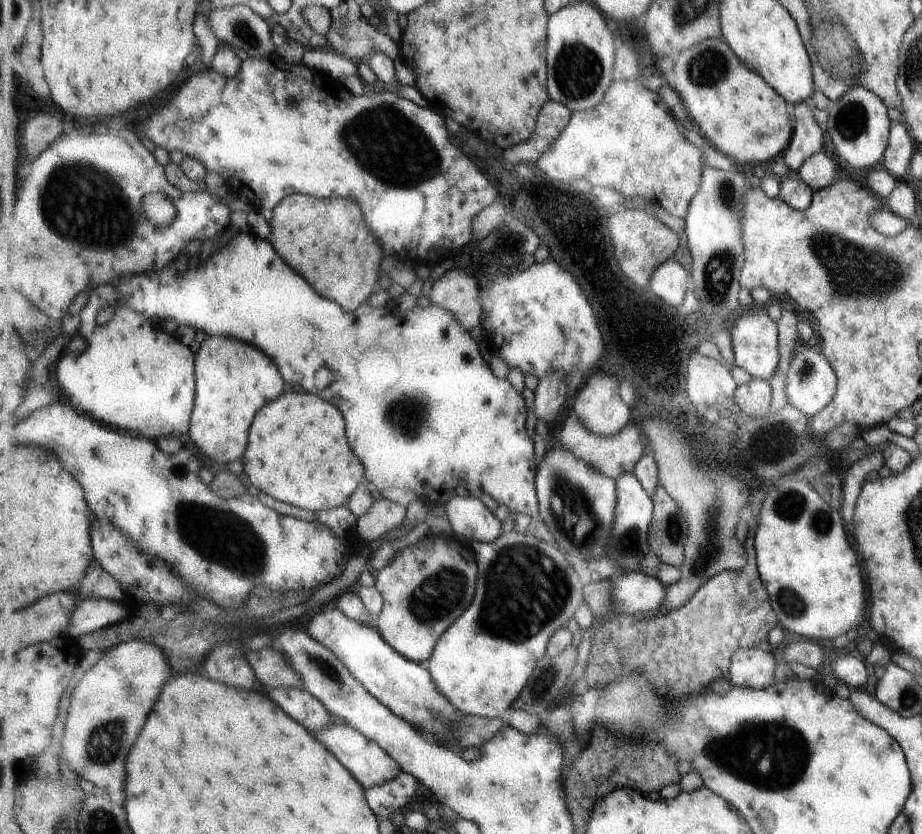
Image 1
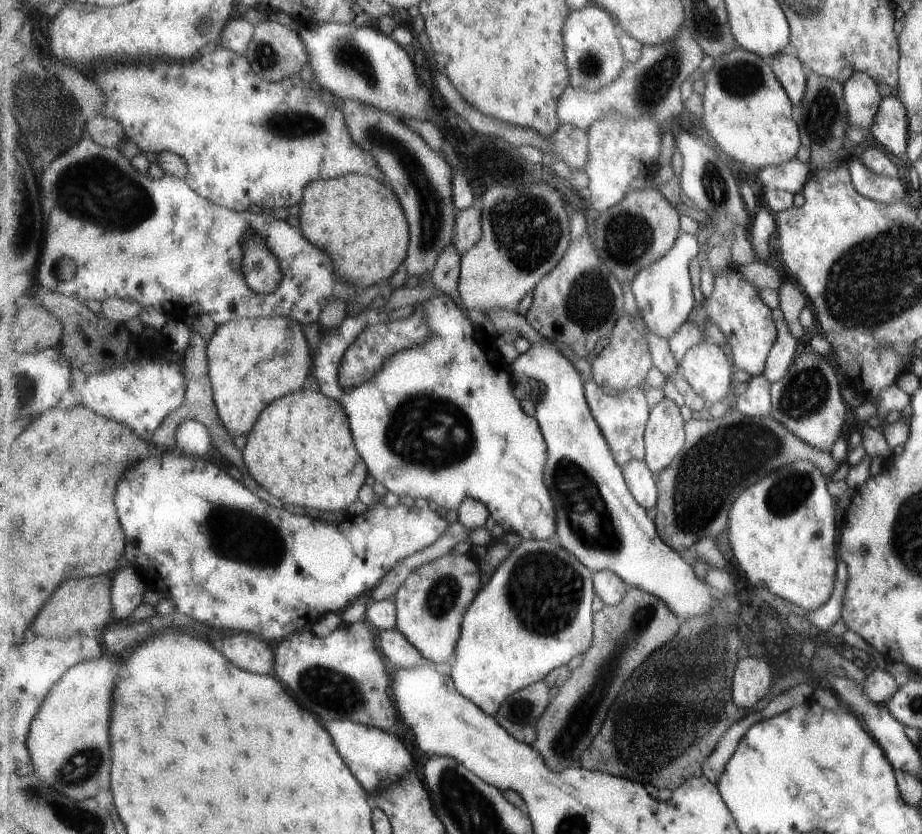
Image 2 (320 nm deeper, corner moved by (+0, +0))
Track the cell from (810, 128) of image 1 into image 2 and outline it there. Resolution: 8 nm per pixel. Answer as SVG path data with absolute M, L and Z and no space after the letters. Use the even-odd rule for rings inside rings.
M792 51L776 54L772 58L772 69L779 82L788 91L792 103L798 106L805 92L806 80L802 64Z

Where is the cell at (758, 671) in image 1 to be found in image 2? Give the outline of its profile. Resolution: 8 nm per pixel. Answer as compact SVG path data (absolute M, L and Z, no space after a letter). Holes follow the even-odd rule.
M744 657L734 672L733 696L740 708L753 710L773 686L773 668L763 659Z

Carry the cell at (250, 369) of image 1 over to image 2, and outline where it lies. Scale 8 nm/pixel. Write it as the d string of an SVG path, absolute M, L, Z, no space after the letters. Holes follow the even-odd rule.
M245 318L239 322L218 325L217 332L209 341L208 346L208 361L211 366L209 374L213 380L212 387L215 388L216 407L222 423L232 432L233 437L249 434L253 430L259 414L267 408L267 402L275 398L283 398L297 390L303 390L313 370L311 348L305 338L305 332L301 324L291 318L257 318L257 320Z

